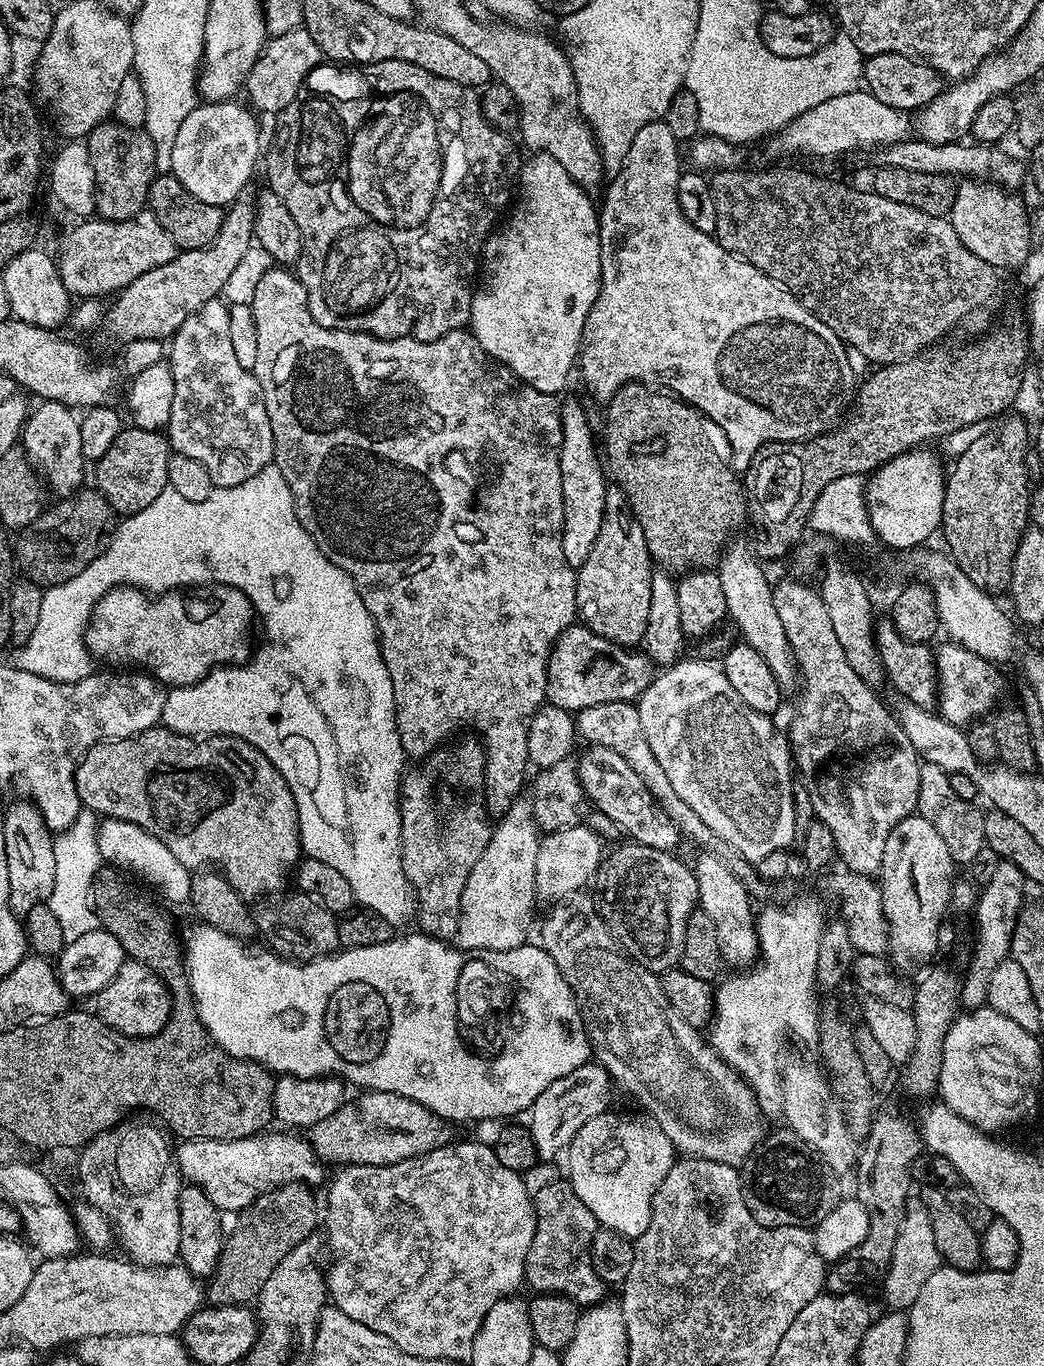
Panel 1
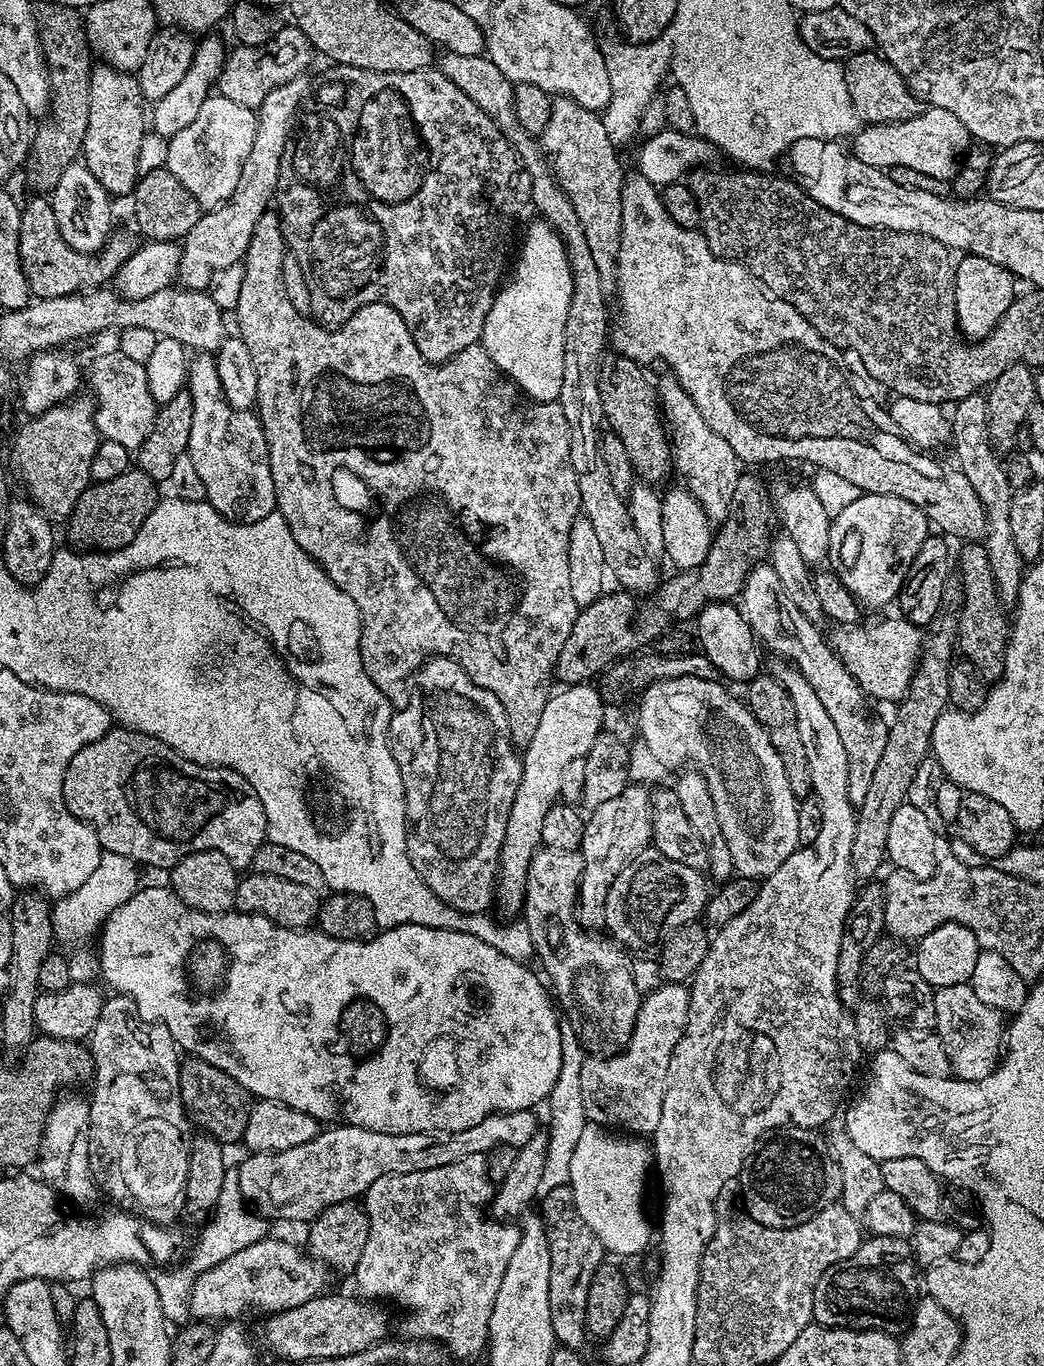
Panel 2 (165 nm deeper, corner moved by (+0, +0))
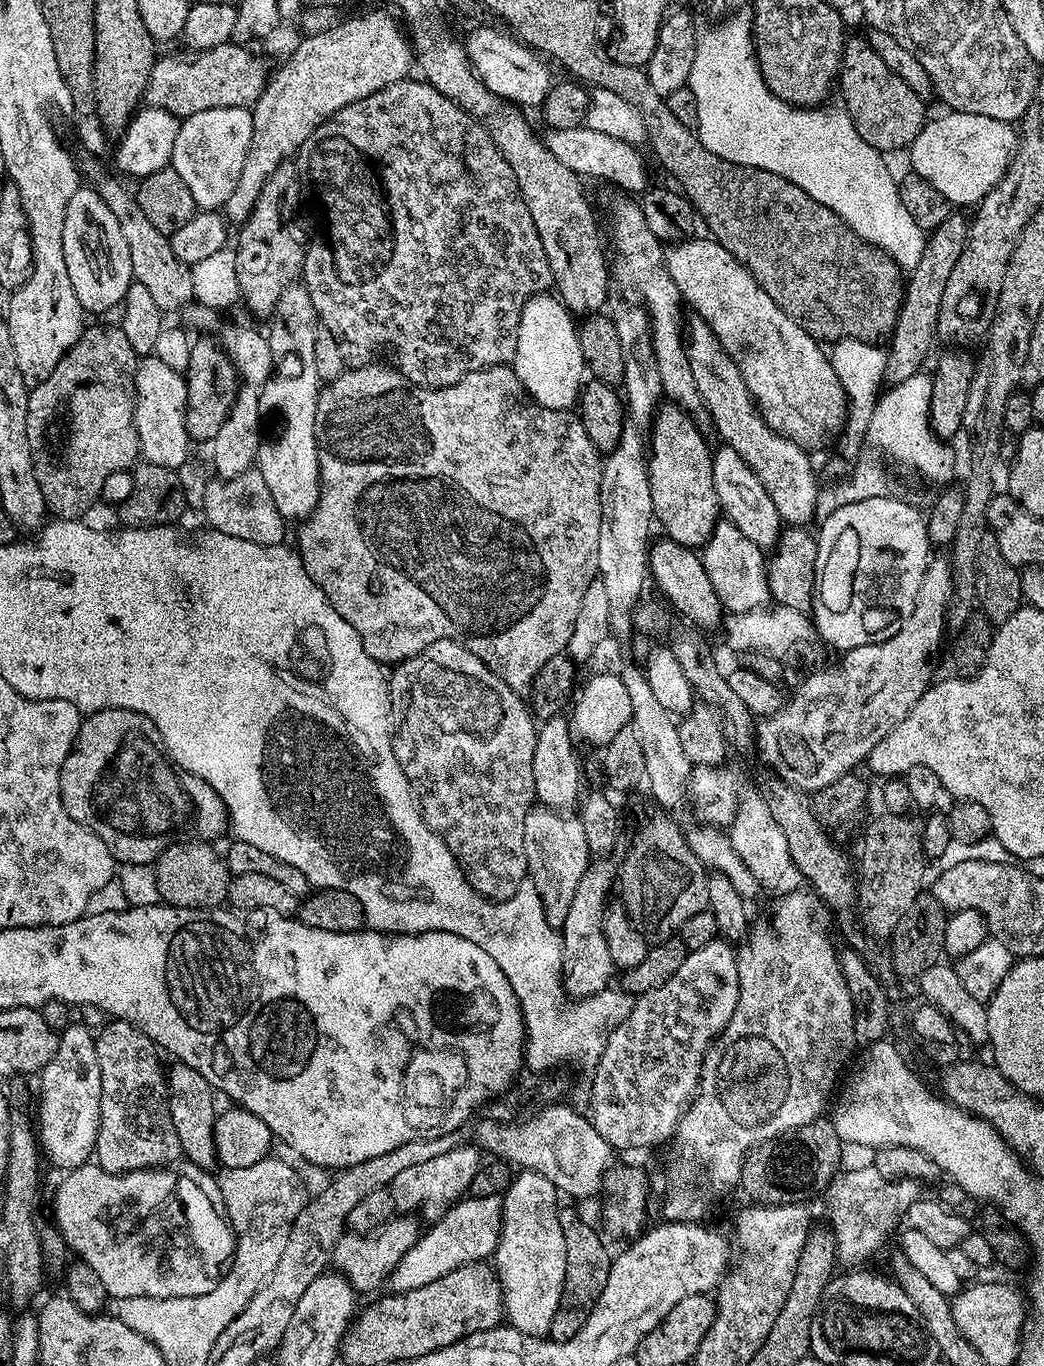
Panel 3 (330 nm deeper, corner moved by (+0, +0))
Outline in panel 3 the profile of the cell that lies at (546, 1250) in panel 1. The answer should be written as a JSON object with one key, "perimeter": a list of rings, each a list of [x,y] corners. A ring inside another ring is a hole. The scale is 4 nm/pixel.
{"perimeter":[[[568,1206],[561,1207],[560,1225],[562,1238],[566,1238],[566,1278],[560,1305],[554,1314],[554,1322],[550,1322],[548,1336],[558,1342],[566,1342],[574,1338],[578,1330],[582,1330],[590,1310],[594,1310],[606,1286],[606,1278],[610,1274],[613,1257],[610,1252],[608,1256],[608,1248],[604,1245],[603,1238],[574,1209]]]}

